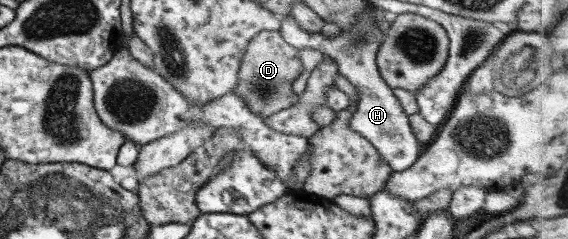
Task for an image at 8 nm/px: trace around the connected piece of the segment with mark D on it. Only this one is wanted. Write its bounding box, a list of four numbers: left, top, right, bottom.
[233,30,305,118]

